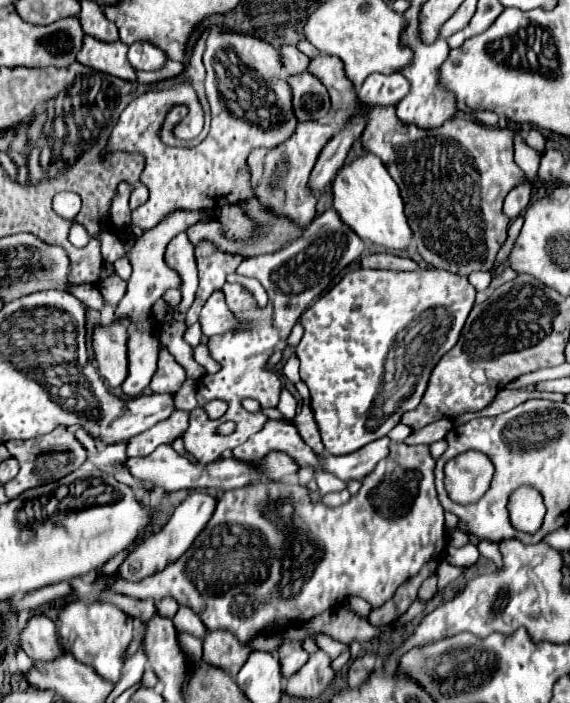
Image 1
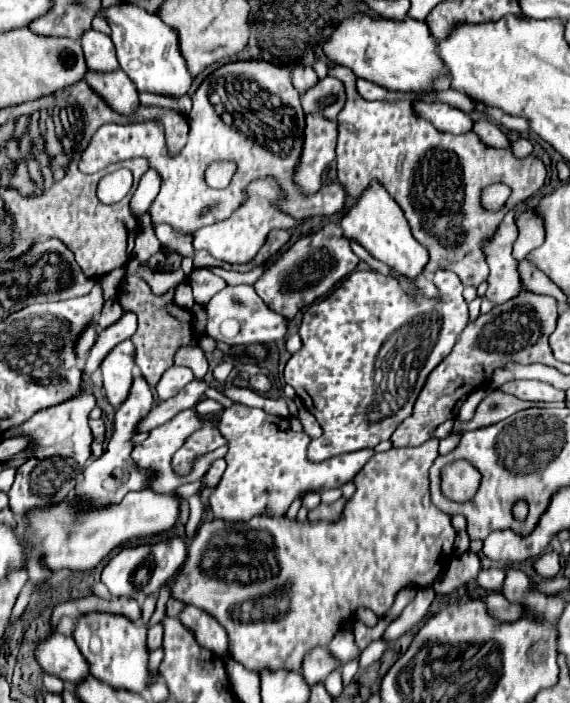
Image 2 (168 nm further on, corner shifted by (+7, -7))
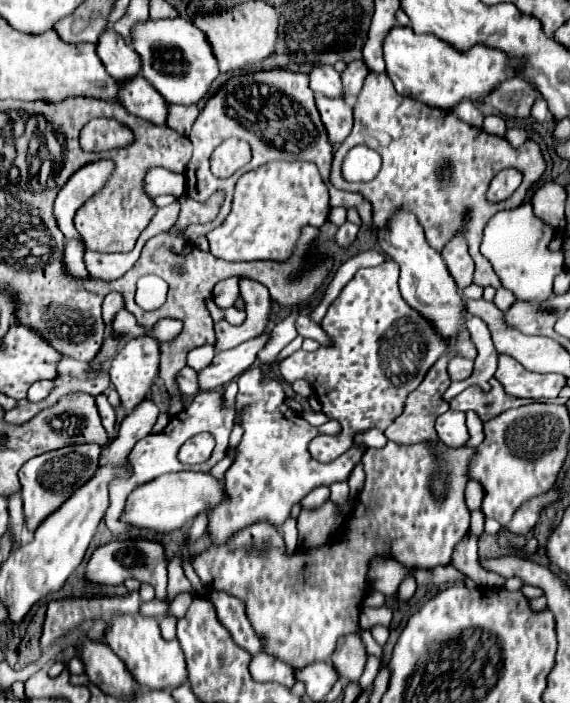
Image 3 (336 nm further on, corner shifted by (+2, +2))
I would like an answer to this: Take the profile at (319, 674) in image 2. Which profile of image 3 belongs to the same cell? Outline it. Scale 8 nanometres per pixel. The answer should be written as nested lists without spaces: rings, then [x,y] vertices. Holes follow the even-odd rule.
[[[357,635],[341,637],[331,655],[331,663],[337,675],[341,675],[347,681],[357,681],[361,677],[365,661],[367,661],[367,653]]]

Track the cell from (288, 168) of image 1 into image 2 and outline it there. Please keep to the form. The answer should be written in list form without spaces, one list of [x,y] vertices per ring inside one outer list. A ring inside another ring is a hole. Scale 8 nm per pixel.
[[[308,114],[304,136],[304,152],[296,168],[296,182],[306,194],[314,194],[320,188],[326,166],[336,158],[336,122],[322,114]]]

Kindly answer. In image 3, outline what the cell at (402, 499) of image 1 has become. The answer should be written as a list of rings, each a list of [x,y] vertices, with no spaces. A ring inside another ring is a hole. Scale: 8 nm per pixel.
[[[389,441],[381,449],[367,449],[363,455],[365,465],[365,487],[357,497],[357,503],[349,515],[347,531],[343,533],[343,541],[329,541],[319,547],[303,549],[303,567],[289,569],[293,555],[287,553],[281,531],[267,523],[259,521],[237,531],[225,545],[213,545],[199,553],[193,559],[193,567],[203,585],[225,591],[245,603],[245,613],[257,629],[255,633],[261,637],[263,651],[285,661],[291,667],[309,665],[315,661],[327,661],[335,649],[339,637],[357,633],[361,603],[367,591],[367,571],[369,563],[377,557],[389,557],[403,567],[419,567],[419,569],[435,569],[439,565],[449,565],[453,547],[465,537],[469,529],[469,509],[465,505],[465,483],[469,481],[469,463],[475,449],[469,447],[450,448],[443,443],[415,443],[415,445],[399,445]],[[435,473],[443,473],[447,479],[445,499],[437,501],[429,483]]]

